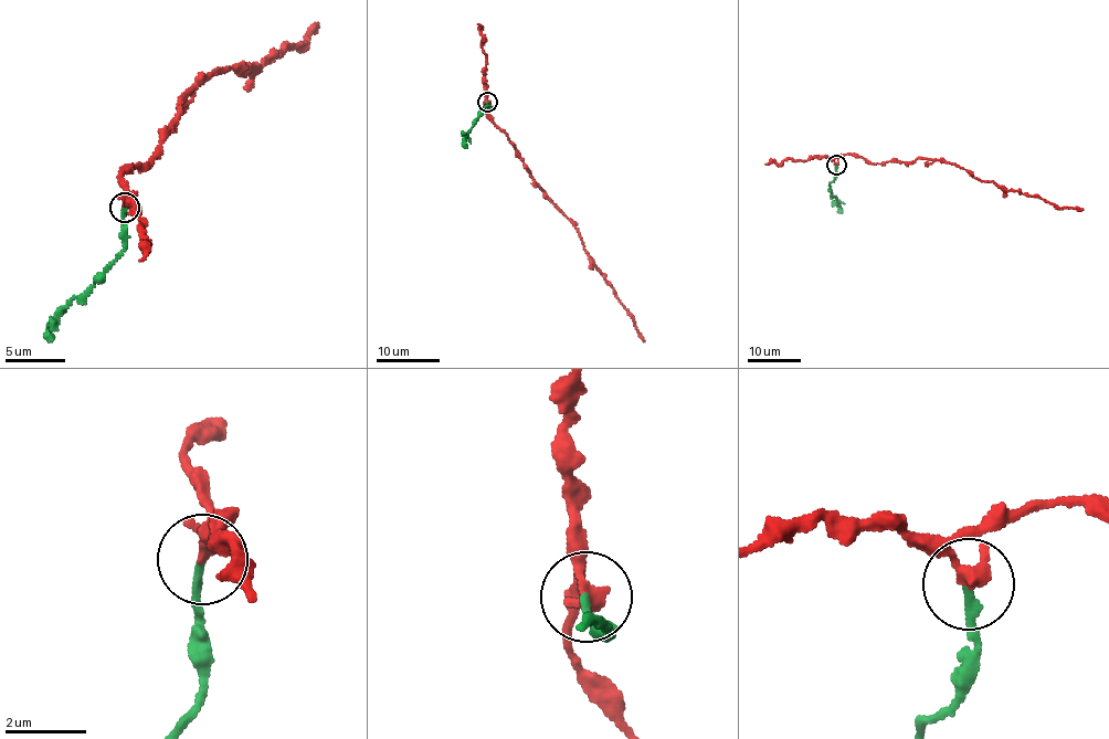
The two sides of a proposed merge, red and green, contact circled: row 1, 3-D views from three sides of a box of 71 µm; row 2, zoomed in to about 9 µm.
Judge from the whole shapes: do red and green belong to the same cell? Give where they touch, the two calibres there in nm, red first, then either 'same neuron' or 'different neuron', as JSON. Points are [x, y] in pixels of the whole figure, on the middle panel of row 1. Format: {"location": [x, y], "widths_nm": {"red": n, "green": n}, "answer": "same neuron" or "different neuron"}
{"location": [487, 102], "widths_nm": {"red": 400, "green": 190}, "answer": "different neuron"}

